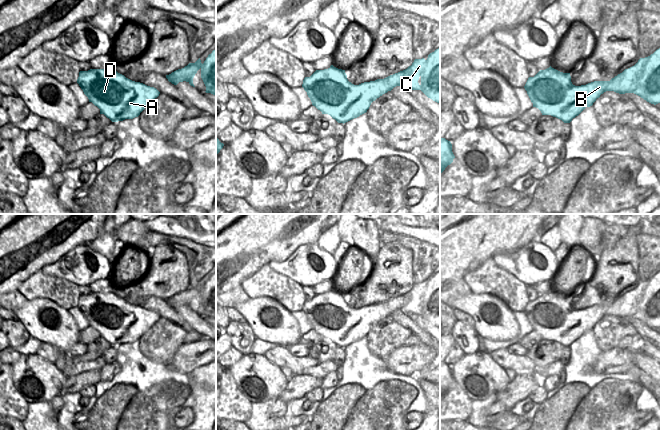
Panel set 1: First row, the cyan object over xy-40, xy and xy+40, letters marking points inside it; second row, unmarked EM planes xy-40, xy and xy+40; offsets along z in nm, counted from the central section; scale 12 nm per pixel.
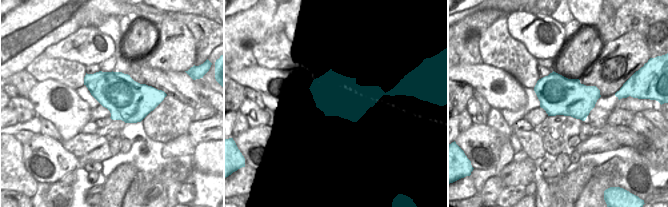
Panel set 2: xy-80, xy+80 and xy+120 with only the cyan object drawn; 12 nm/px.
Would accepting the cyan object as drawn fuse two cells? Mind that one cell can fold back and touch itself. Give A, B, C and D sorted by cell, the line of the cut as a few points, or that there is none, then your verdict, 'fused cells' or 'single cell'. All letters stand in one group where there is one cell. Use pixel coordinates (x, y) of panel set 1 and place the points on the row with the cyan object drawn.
A B D / C; cut in xy along (384, 78), (387, 82), (388, 90); fused cells

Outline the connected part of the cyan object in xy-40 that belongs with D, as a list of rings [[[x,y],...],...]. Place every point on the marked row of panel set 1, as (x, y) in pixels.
[[[110,67],[80,71],[77,83],[89,102],[97,106],[100,114],[104,114],[112,122],[138,117],[160,94],[156,88],[132,81]]]

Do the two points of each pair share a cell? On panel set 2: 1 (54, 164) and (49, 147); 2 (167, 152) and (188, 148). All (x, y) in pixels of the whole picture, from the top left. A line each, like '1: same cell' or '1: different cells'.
1: same cell
2: same cell

